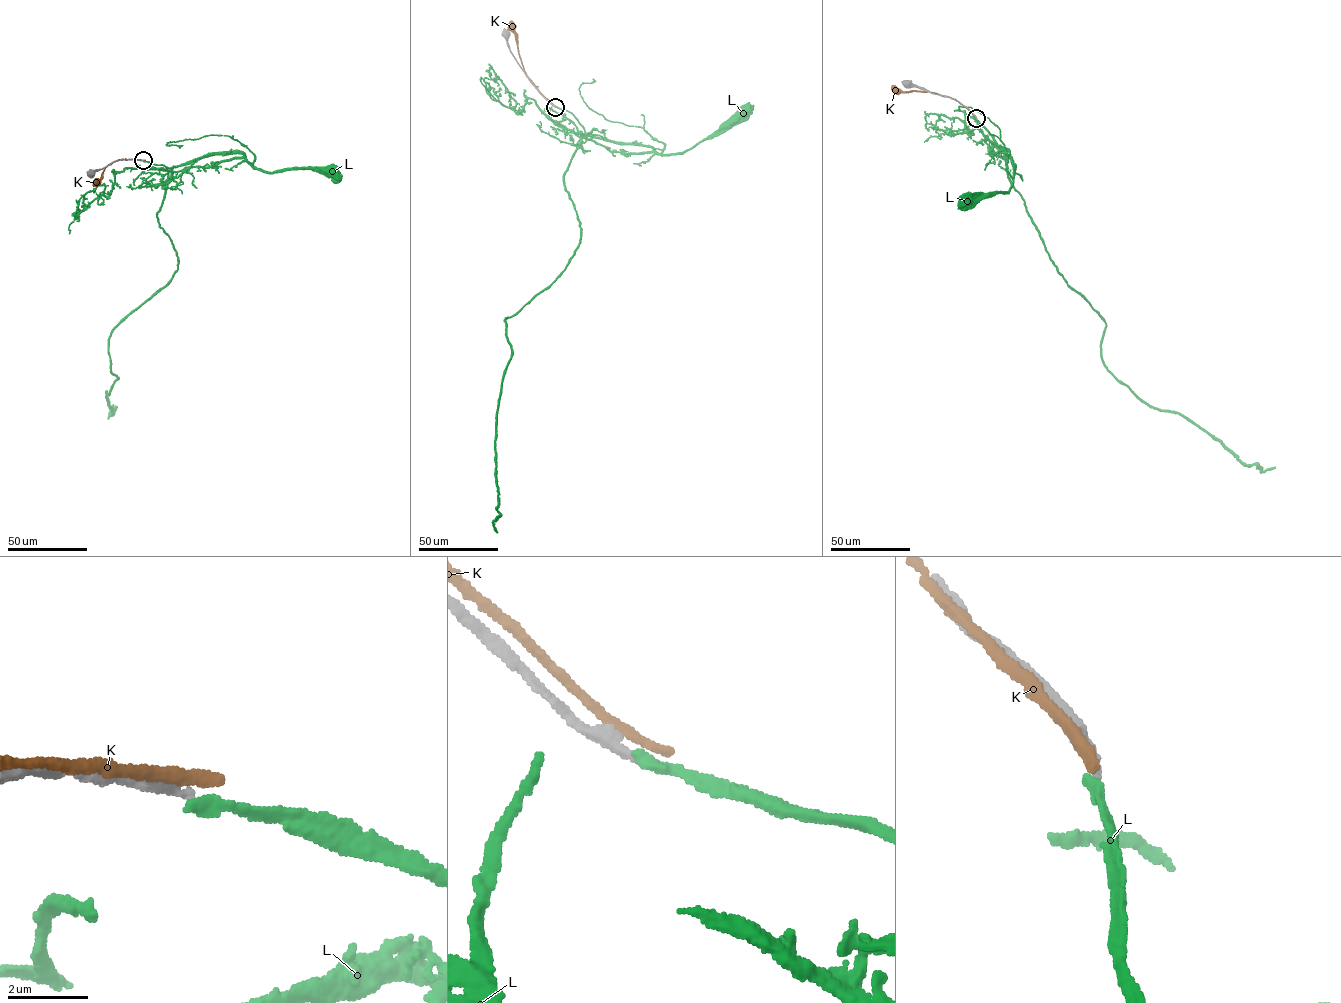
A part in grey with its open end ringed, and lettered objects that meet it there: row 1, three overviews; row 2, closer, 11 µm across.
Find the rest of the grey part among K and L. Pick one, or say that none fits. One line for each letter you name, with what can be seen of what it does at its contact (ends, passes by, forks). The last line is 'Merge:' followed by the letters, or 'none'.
Merge: none

